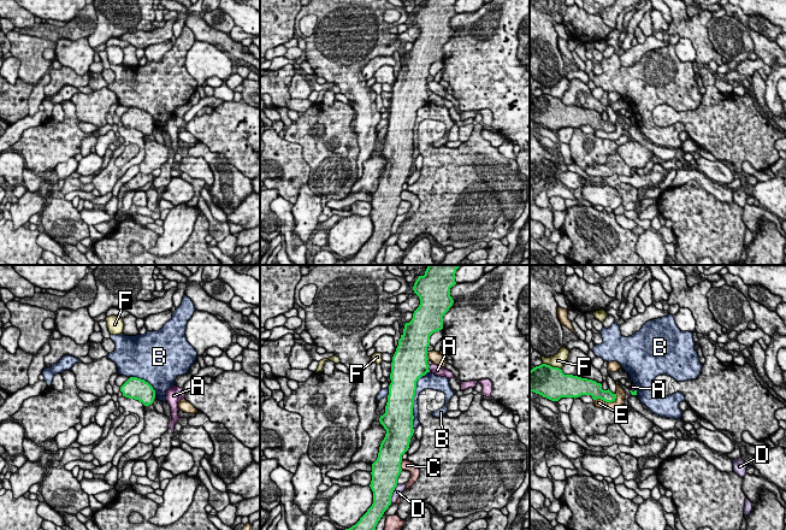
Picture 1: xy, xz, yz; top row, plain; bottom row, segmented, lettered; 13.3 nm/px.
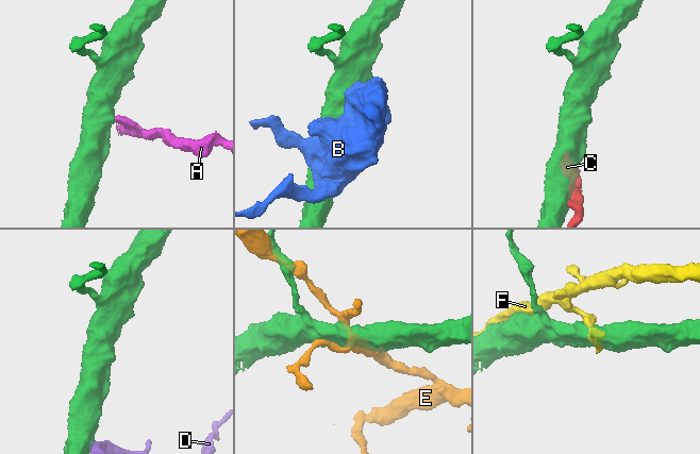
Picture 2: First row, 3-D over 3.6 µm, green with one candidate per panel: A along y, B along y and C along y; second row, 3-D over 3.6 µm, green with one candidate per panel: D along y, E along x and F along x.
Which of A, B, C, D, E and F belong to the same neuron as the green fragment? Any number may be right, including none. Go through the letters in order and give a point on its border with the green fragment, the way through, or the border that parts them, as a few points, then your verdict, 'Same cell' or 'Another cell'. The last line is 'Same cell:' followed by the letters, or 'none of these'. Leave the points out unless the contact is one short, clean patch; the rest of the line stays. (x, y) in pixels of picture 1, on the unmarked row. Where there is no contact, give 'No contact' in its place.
A: Touches green at xz (427, 99). Another cell
B: Touches green at xz (413, 129). Another cell
C: Touches green at xz (400, 195). Another cell
D: Touches green at xz (391, 224). Another cell
E: Touches green at yz (606, 131). Another cell
F: Touches green at yz (551, 96). Another cell
Same cell: none of these

